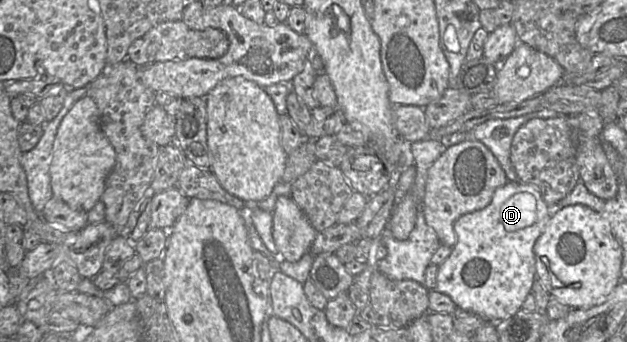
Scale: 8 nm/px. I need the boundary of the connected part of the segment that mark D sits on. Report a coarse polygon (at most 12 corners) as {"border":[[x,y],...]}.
{"border":[[508,181],[455,221],[435,290],[495,325],[523,307],[550,217]]}

